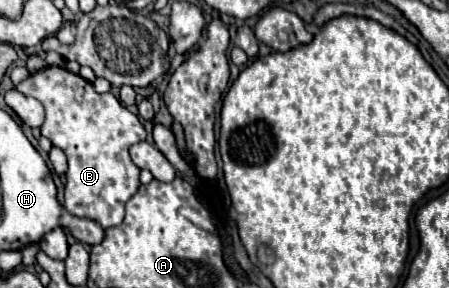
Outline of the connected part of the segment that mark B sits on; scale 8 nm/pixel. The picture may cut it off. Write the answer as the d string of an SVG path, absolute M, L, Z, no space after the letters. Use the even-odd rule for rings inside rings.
M46 67L18 83L16 89L44 105L46 121L42 135L48 137L52 145L64 149L68 157L64 207L72 215L98 221L102 227L120 225L126 201L140 187L140 169L132 163L128 153L134 143L146 139L146 129L140 119L112 93L96 93L92 83L62 67Z

